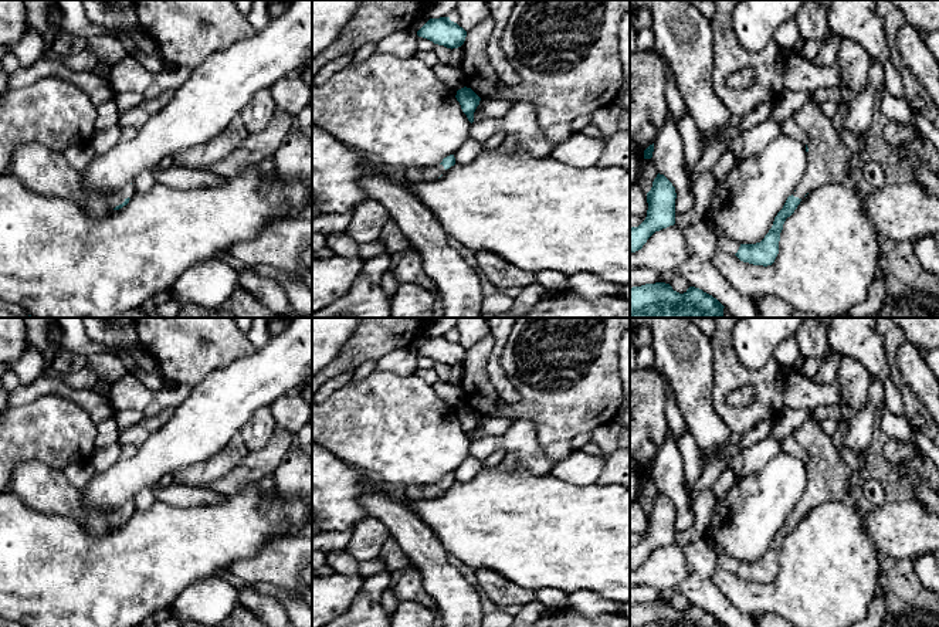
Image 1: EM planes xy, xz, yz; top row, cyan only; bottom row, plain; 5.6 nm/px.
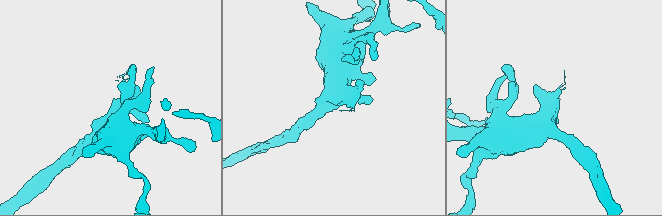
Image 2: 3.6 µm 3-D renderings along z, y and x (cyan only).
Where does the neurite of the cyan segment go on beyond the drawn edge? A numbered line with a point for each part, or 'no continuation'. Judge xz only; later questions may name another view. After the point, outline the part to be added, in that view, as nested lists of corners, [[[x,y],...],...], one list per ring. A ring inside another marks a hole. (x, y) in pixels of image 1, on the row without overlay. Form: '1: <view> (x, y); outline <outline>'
1: xz (414, 492); outline [[[443,482],[430,485],[410,485],[403,488],[404,498],[413,502],[435,499],[447,489]],[[447,487],[448,488],[448,487]]]

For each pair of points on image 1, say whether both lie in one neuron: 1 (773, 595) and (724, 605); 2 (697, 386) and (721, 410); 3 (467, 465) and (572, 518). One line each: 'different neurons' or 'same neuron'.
1: different neurons
2: different neurons
3: different neurons

